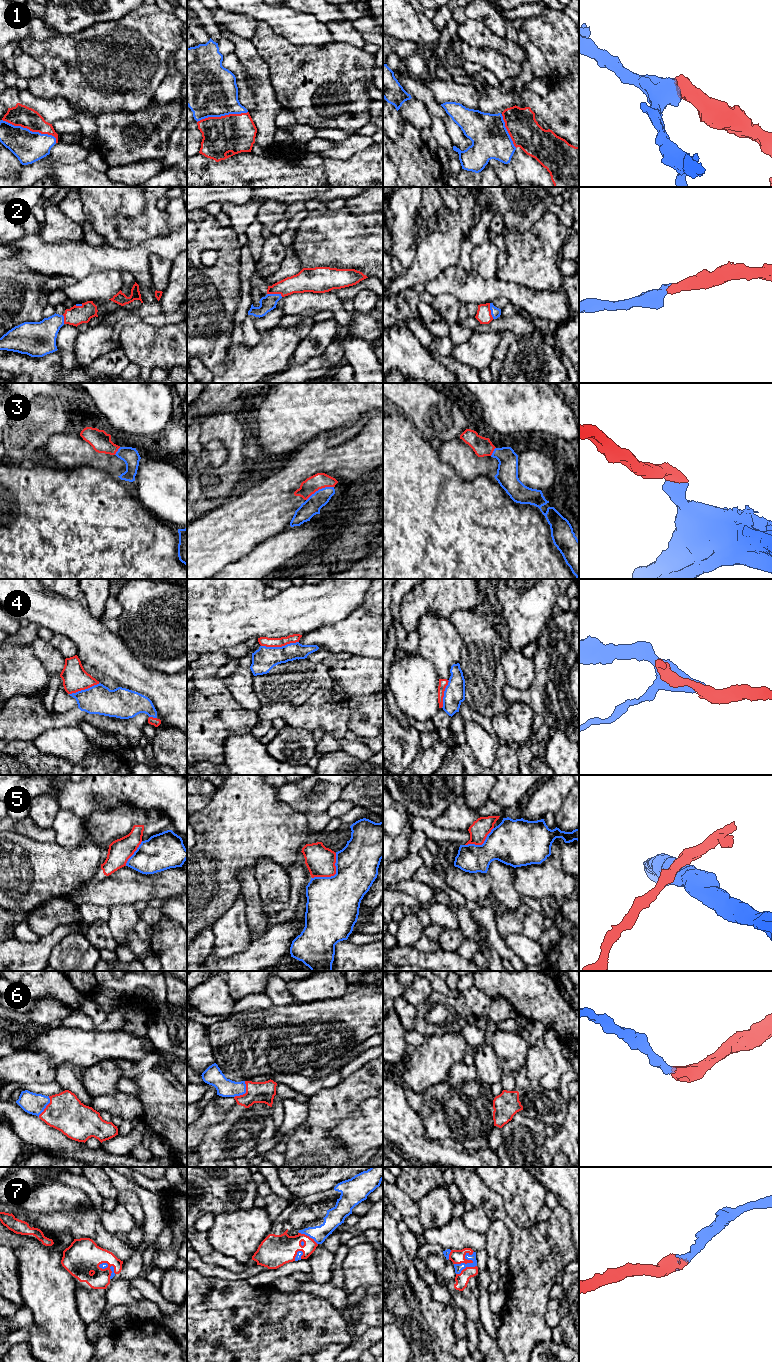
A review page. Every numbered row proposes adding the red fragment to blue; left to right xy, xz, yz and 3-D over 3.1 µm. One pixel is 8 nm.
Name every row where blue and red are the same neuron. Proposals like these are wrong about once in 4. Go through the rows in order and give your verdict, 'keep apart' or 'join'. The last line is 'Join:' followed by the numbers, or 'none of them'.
1: join
2: join
3: join
4: join
5: keep apart
6: join
7: join
Join: 1, 2, 3, 4, 6, 7

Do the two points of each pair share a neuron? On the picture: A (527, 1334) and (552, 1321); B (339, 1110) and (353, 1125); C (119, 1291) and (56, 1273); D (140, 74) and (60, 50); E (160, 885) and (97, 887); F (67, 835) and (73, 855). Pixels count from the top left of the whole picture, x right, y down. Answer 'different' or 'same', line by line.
A: different
B: different
C: different
D: same
E: same
F: different

